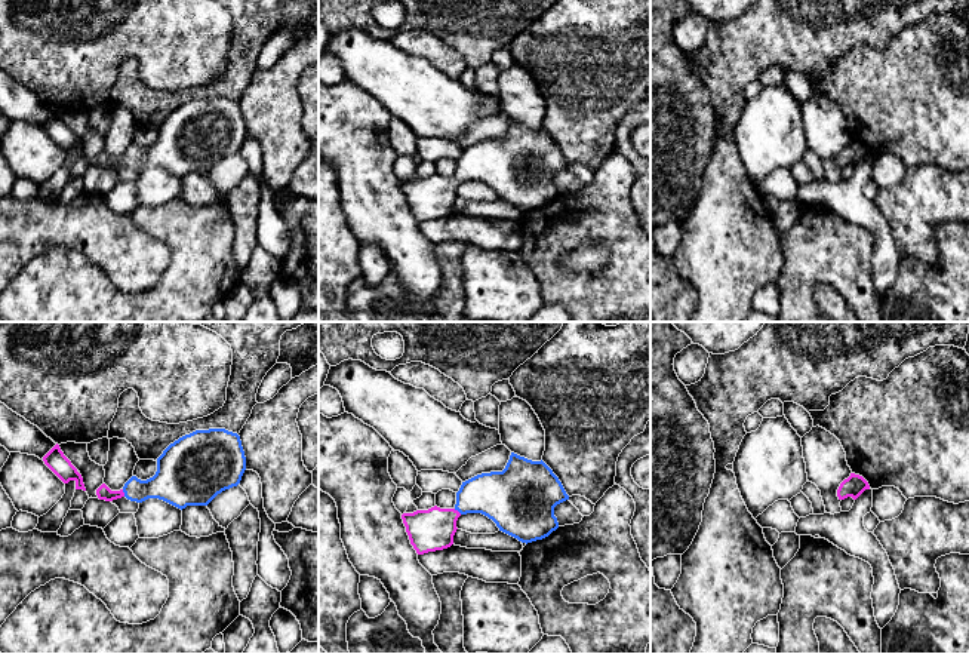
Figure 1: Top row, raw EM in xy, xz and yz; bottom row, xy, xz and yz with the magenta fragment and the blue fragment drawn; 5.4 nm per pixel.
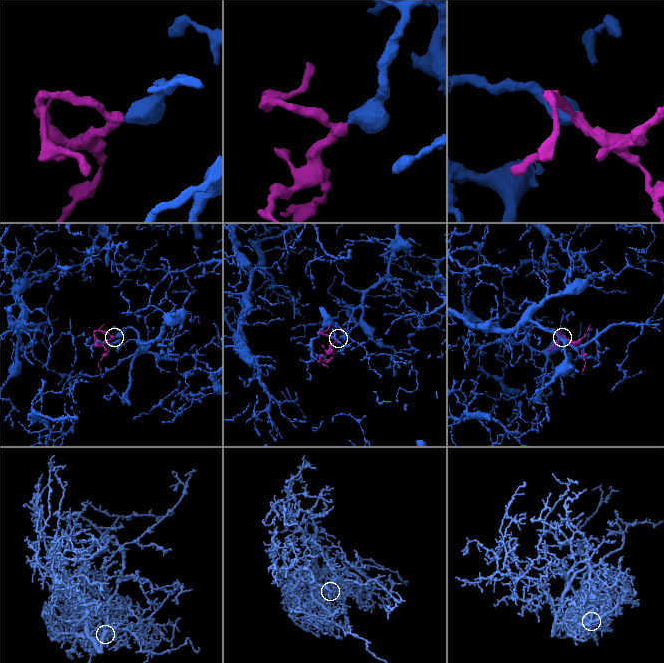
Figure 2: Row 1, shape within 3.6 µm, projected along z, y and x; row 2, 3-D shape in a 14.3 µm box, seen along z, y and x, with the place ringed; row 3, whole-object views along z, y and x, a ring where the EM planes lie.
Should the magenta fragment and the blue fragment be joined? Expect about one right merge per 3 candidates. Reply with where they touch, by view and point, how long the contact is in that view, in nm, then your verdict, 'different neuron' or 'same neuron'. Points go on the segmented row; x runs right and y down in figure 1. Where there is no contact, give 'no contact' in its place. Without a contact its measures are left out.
contact xy (123, 493); length 40 nm; same neuron

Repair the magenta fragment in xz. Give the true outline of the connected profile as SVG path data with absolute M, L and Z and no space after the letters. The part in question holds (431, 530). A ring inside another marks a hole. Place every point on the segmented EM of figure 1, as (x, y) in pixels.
M511 452L502 472L462 482L453 509L434 506L403 513L402 519L418 555L450 547L456 521L467 513L487 516L499 531L527 544L559 528L554 507L566 500L569 495L562 482L542 460L532 461Z

